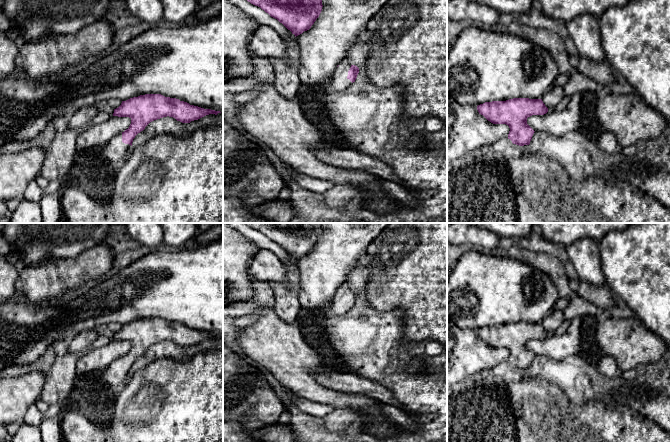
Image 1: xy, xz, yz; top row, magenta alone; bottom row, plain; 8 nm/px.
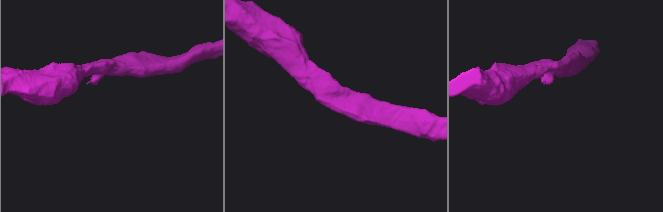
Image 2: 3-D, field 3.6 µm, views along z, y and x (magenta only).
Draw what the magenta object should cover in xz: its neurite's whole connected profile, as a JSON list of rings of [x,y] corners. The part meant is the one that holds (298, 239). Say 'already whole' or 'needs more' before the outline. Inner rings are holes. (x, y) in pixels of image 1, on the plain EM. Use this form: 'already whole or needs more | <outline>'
already whole | [[[245,223],[260,231],[296,260],[307,255],[322,235],[322,223]]]

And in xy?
needs more | [[[145,318],[122,325],[121,329],[114,333],[113,340],[129,341],[131,348],[128,353],[112,361],[101,372],[101,381],[111,389],[121,389],[132,373],[135,360],[154,344],[169,340],[182,347],[190,347],[206,339],[218,337],[221,336],[190,329],[161,318]]]

